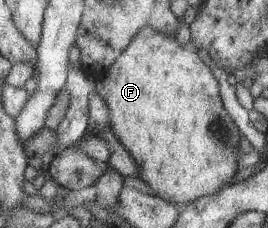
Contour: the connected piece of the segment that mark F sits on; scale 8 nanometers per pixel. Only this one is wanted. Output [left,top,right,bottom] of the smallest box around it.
[94,27,244,207]

